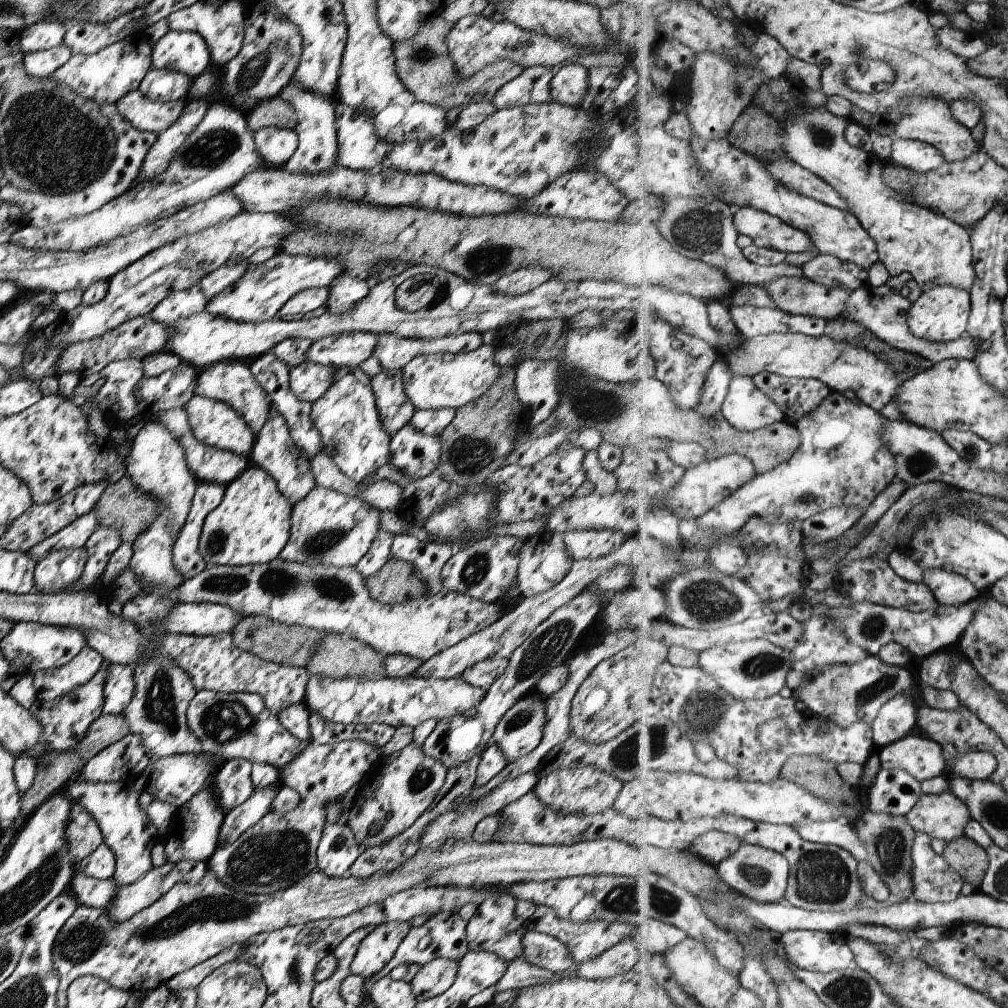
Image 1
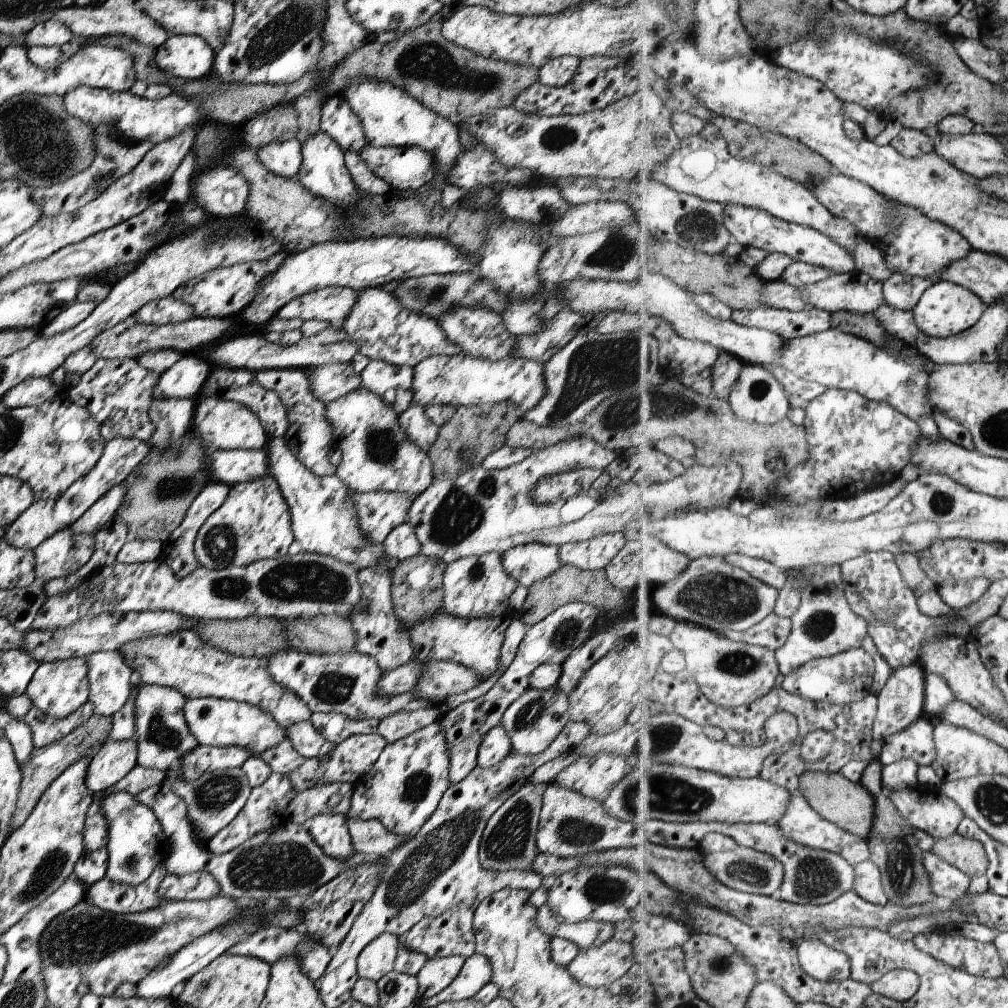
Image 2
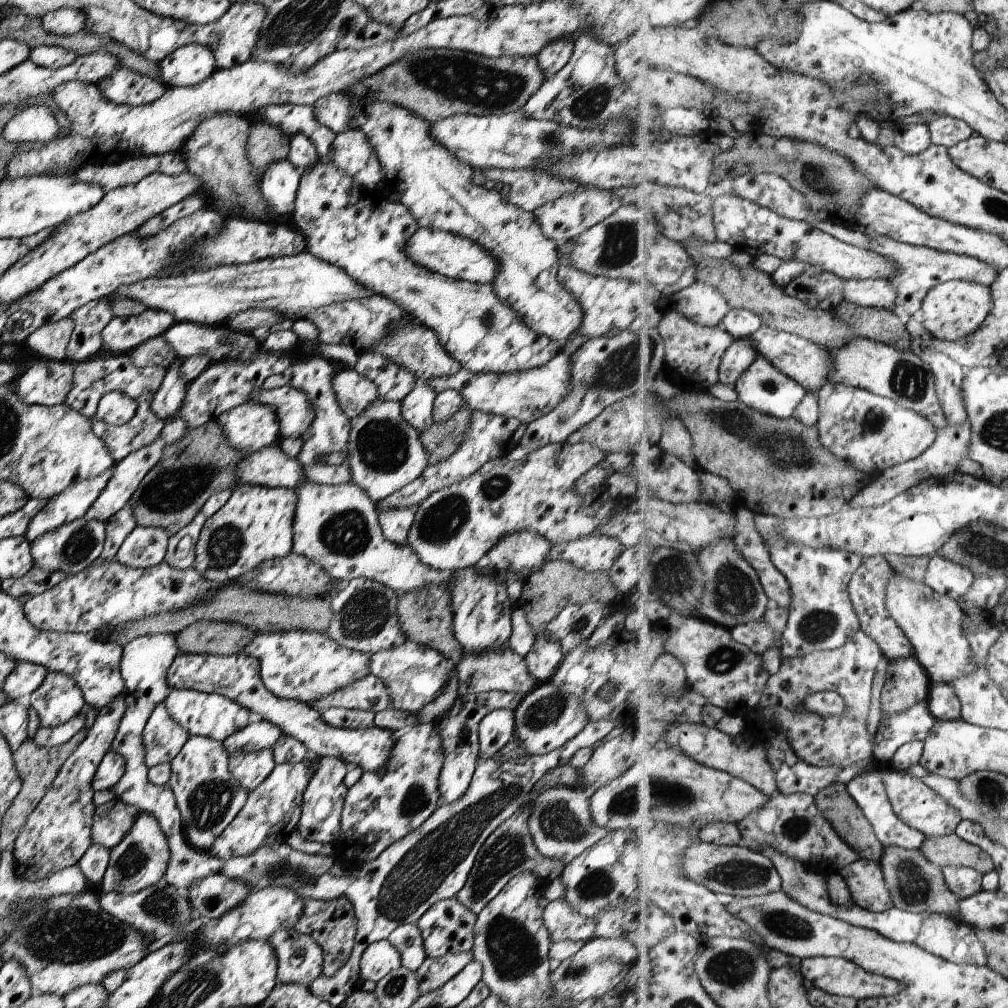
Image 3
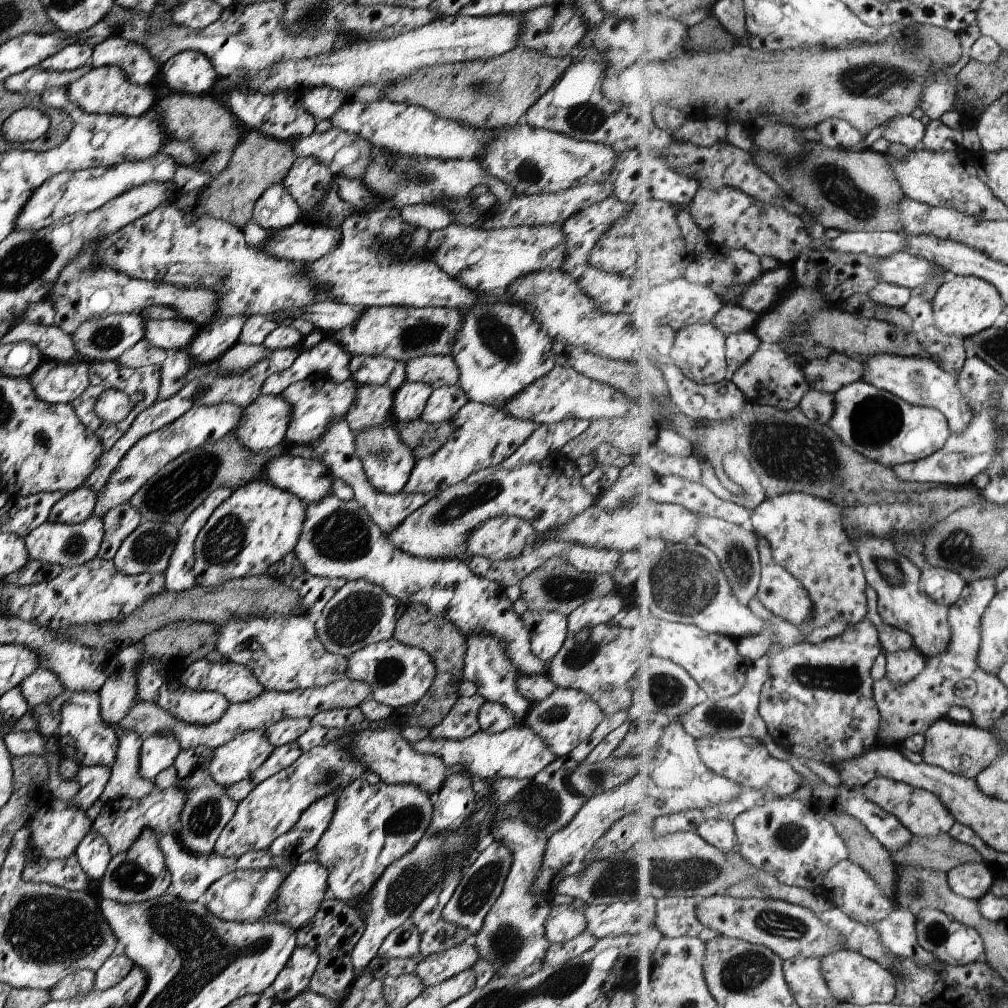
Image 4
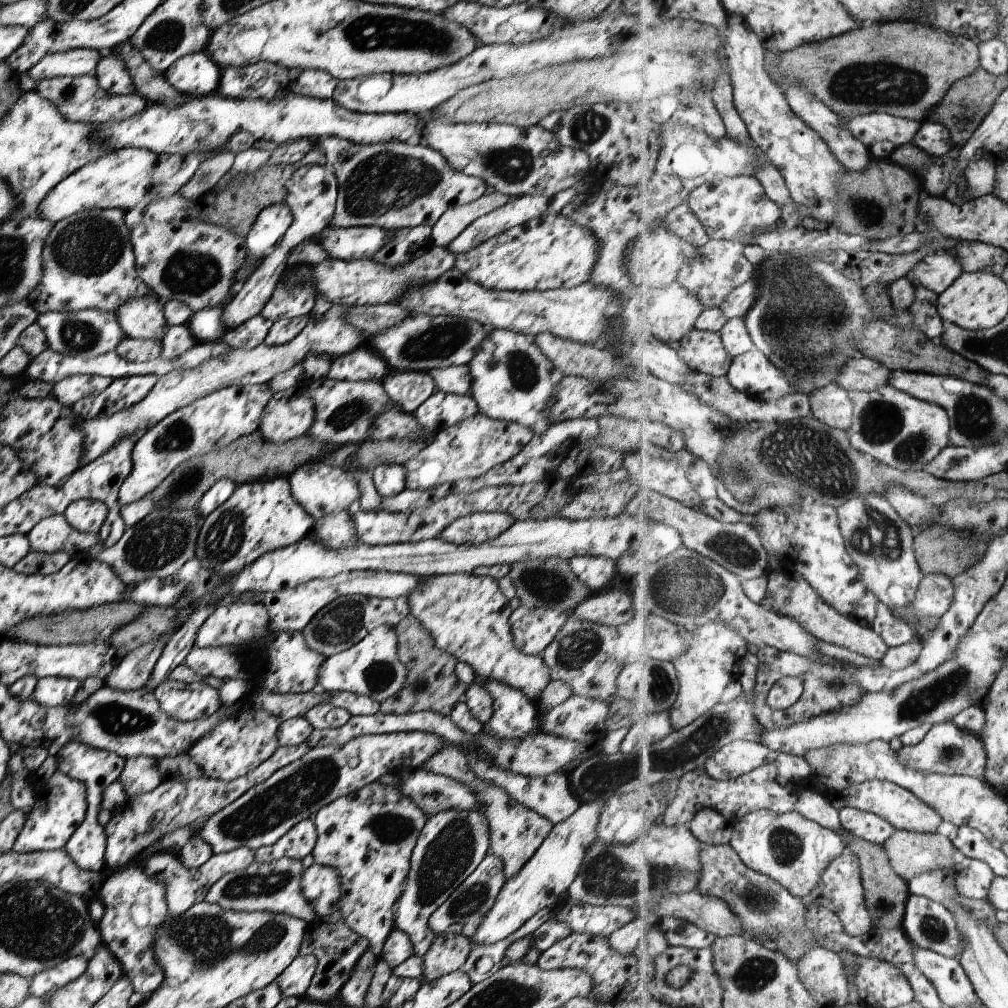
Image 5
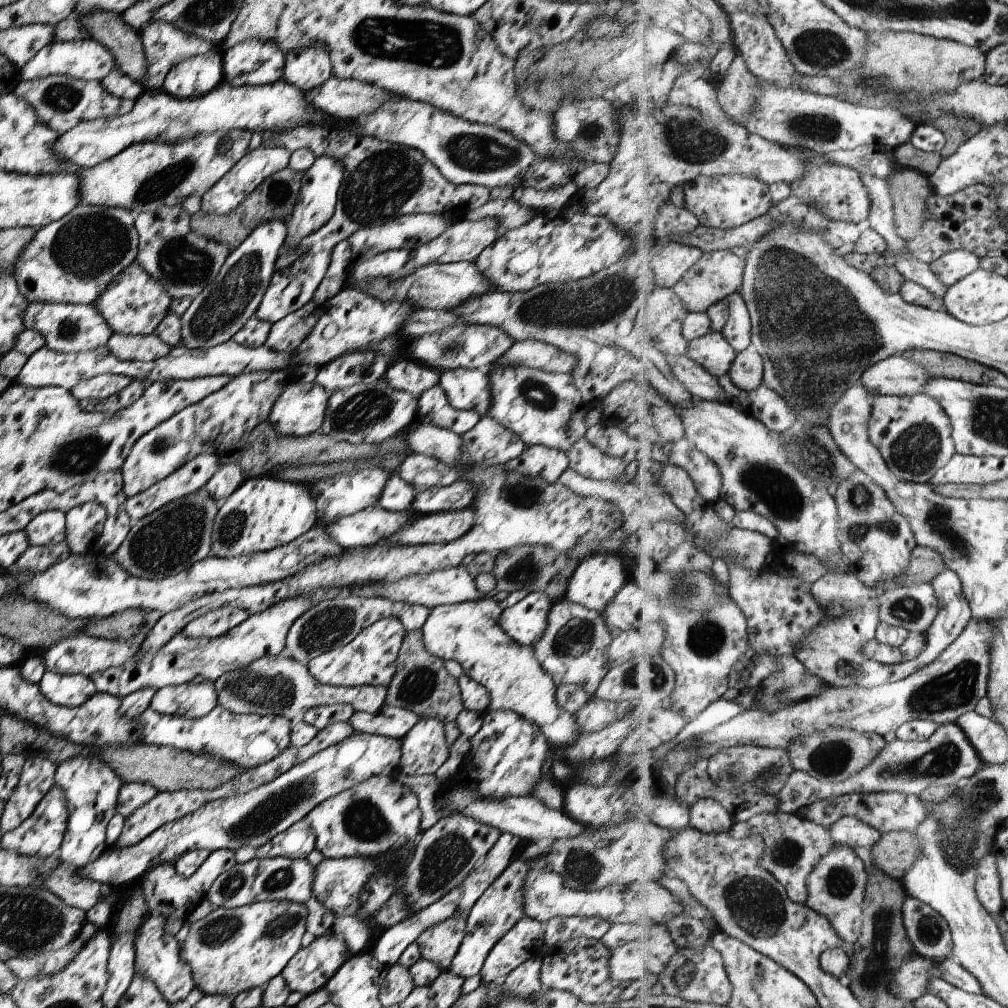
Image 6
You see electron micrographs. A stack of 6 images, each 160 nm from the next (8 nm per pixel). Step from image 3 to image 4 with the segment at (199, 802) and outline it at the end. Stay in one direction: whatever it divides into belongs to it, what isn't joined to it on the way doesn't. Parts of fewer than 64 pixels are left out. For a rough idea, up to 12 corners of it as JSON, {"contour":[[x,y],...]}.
{"contour":[[211,747],[181,749],[184,791],[176,835],[195,855],[214,851],[238,805],[209,774]]}

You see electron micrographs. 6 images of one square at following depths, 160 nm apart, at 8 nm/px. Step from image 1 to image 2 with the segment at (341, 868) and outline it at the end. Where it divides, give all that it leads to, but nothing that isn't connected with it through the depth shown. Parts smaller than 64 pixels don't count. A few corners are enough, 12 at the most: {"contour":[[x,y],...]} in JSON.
{"contour":[[317,815],[306,822],[315,844],[328,858],[353,857],[341,815]]}

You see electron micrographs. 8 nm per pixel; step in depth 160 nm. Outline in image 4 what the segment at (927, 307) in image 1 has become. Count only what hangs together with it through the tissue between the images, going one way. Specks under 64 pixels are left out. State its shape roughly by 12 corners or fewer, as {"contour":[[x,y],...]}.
{"contour":[[949,277],[932,305],[939,331],[991,328],[1006,302],[994,284]]}

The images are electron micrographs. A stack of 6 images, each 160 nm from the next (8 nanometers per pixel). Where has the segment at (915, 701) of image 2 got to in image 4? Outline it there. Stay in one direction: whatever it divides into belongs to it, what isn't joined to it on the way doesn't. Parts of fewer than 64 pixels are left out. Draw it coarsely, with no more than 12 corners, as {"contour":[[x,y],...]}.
{"contour":[[915,646],[885,653],[885,676],[898,687],[927,668]]}

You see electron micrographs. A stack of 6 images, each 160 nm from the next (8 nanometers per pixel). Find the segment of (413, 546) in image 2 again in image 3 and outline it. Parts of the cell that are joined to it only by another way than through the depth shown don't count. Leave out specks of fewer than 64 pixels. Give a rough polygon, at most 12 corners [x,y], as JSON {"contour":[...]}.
{"contour":[[415,508],[377,513],[382,538],[406,545]]}

